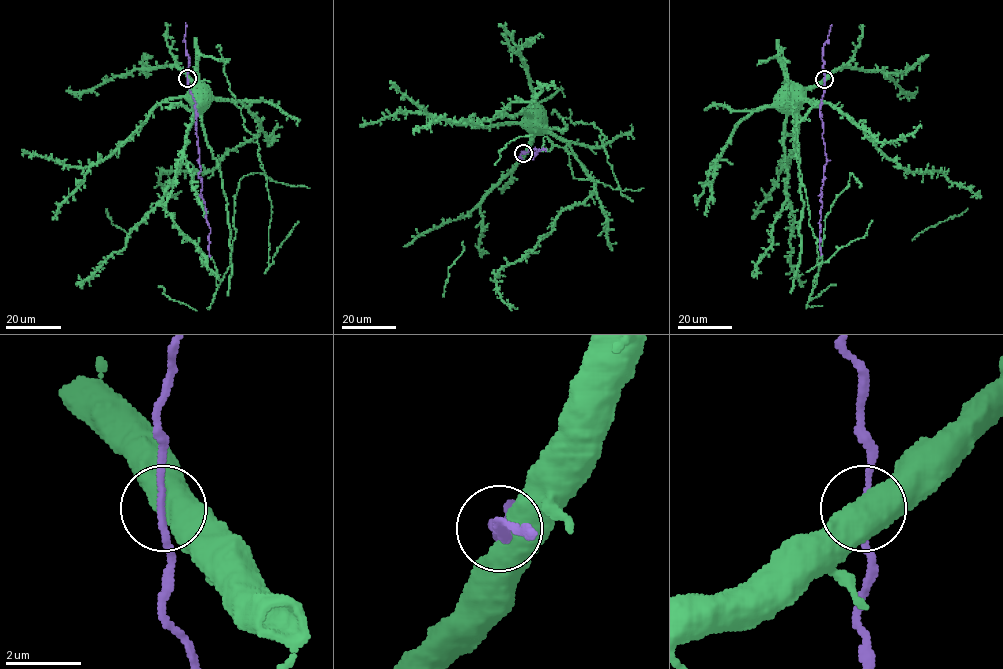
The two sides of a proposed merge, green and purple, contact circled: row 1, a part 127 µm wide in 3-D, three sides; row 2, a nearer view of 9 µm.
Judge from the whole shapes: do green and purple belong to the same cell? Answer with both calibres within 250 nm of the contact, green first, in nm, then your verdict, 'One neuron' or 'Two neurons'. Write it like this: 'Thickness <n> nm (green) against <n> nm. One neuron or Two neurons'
Thickness 550 nm (green) against 160 nm. One neuron

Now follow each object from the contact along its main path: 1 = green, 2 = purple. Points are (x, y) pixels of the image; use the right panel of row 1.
1: (824, 79), (807, 89), (790, 89), (781, 99)
2: (824, 79), (820, 116), (827, 162), (820, 200), (821, 255)

